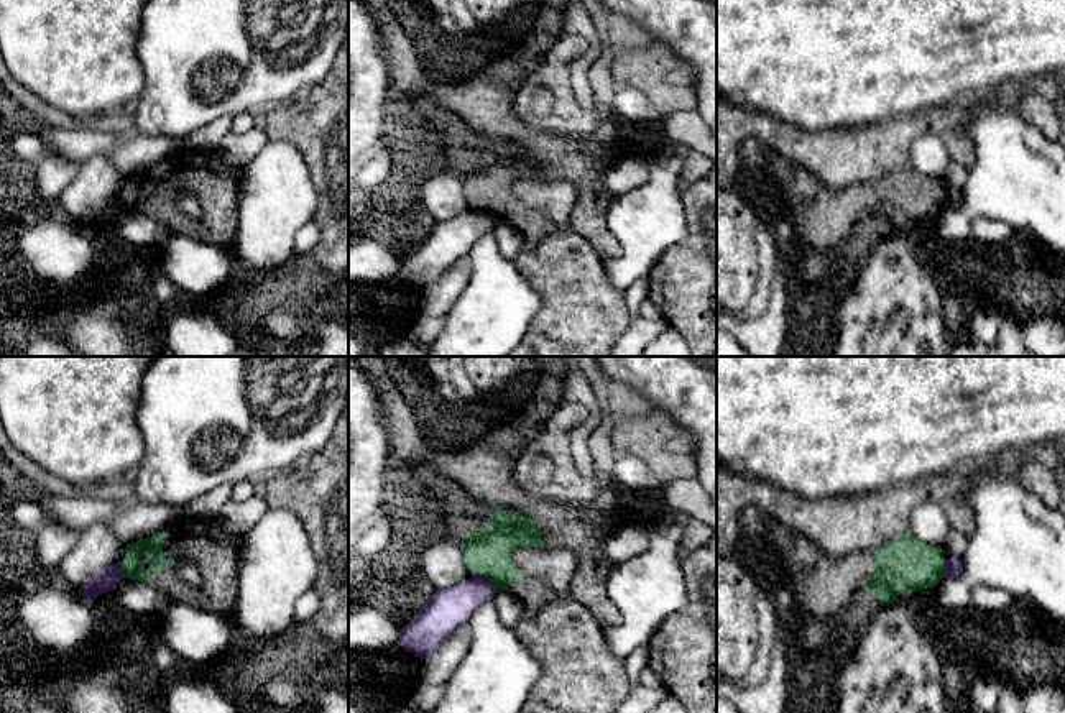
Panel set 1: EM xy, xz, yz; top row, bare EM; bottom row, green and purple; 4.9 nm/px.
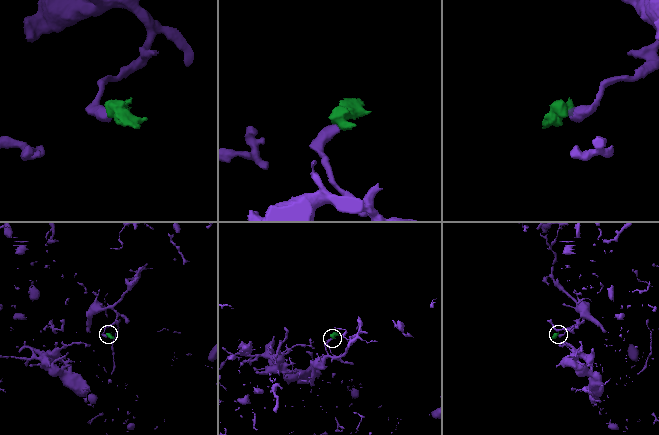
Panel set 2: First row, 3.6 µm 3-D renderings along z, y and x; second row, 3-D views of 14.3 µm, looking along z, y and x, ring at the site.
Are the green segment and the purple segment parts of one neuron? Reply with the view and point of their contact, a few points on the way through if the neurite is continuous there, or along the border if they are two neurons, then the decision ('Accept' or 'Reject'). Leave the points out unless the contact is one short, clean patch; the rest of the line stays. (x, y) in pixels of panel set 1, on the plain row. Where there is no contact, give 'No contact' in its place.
Touches green at xz (487, 209). Boundary: xz (475, 204), (487, 209), (497, 219). Reject

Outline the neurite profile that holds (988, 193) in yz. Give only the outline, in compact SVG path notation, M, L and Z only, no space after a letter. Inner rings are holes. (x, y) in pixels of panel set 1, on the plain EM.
M1007 92L971 100L952 112L952 123L960 126L975 148L975 164L961 189L958 210L942 210L930 225L935 238L970 240L970 228L978 215L999 218L1030 240L1065 255L1065 146L1047 140L1019 113Z

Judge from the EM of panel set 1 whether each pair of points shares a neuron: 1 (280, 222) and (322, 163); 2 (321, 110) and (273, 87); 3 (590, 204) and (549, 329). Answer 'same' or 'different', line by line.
1: different
2: different
3: different

